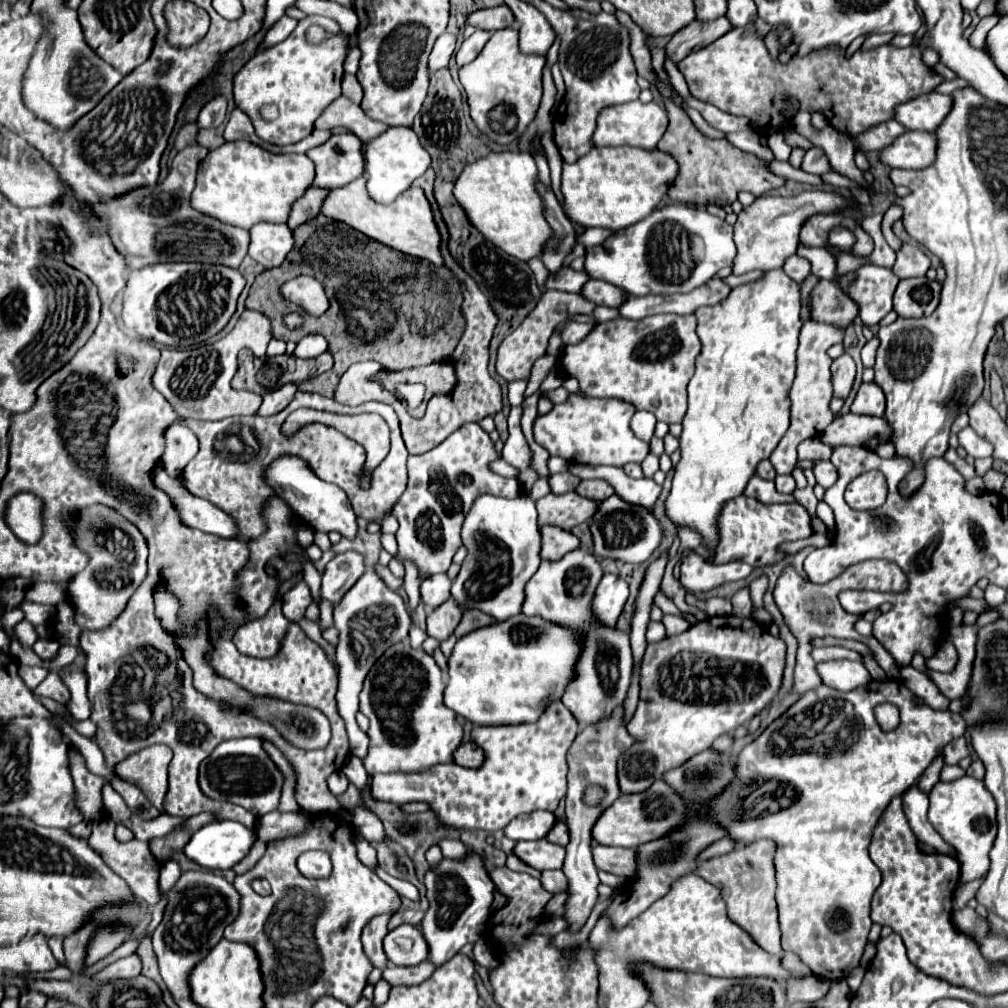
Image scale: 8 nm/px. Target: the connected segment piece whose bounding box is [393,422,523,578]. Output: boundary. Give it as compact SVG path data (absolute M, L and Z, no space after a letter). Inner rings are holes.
M467 422L455 430L437 448L419 456L409 456L407 490L393 508L393 516L399 520L397 558L401 562L413 560L421 568L421 578L437 572L447 572L455 552L463 546L461 526L465 514L481 494L493 494L501 498L517 498L523 494L519 480L503 478L489 468L489 464L497 458L501 456L497 454L493 440L475 422Z

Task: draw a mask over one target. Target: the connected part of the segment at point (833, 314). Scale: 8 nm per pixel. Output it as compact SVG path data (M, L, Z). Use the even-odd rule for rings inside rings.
M821 280L817 290L813 290L813 298L809 298L809 310L813 310L811 320L841 326L843 330L857 316L857 304L847 298L839 286L825 280Z

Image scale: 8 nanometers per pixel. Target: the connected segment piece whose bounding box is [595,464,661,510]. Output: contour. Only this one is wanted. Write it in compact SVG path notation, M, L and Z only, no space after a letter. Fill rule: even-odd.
M627 464L625 472L623 468L615 468L615 466L599 466L599 472L595 472L595 478L607 480L615 488L621 500L631 502L633 506L647 506L649 510L659 498L661 486L655 484L651 478L643 478L639 464ZM635 478L641 478L641 480L635 480Z

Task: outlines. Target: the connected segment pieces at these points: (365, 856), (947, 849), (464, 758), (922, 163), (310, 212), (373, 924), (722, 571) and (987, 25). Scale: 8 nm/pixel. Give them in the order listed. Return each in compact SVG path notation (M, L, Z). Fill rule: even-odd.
M355 832L355 846L357 846L357 856L359 856L359 860L361 860L367 868L375 870L378 865L376 850L373 850L373 846L371 846L359 832Z
M911 786L905 794L903 794L903 808L905 808L905 814L909 818L909 824L915 832L915 836L933 846L937 852L941 854L947 854L947 856L953 856L955 858L955 850L953 846L949 846L939 834L937 830L933 830L933 826L929 826L929 820L927 820L927 810L929 810L929 798L919 792L917 786Z
M469 742L469 744L463 744L459 750L455 750L453 758L455 758L455 762L459 766L479 768L483 764L483 760L485 760L485 754L483 754L483 750L475 742Z
M905 132L893 142L893 146L881 150L881 160L891 168L913 168L921 170L933 164L937 152L935 132Z
M311 186L303 198L299 198L295 204L293 204L293 210L289 214L289 226L291 228L297 228L301 226L303 222L309 222L311 218L315 218L319 212L321 212L321 206L323 206L323 200L325 200L325 194L329 194L329 190L325 188L319 188L319 186Z
M393 912L381 914L377 918L371 918L369 924L365 926L363 938L361 938L363 940L363 948L369 954L373 966L379 966L379 968L387 968L387 956L383 952L383 938L389 932L387 924L389 924L391 916L393 916Z
M687 550L681 560L679 580L689 592L703 594L703 592L709 592L727 582L743 580L751 572L753 572L753 568L745 562L733 561L733 564L715 566L715 564L709 564L707 560L703 560L701 556L693 554L691 550ZM743 566L747 568L745 572L741 572Z
M994 13L988 17L984 17L980 20L977 24L975 30L969 37L970 44L977 48L984 51L987 51L986 48L986 37L987 33L993 28L997 22L999 21L999 15Z

